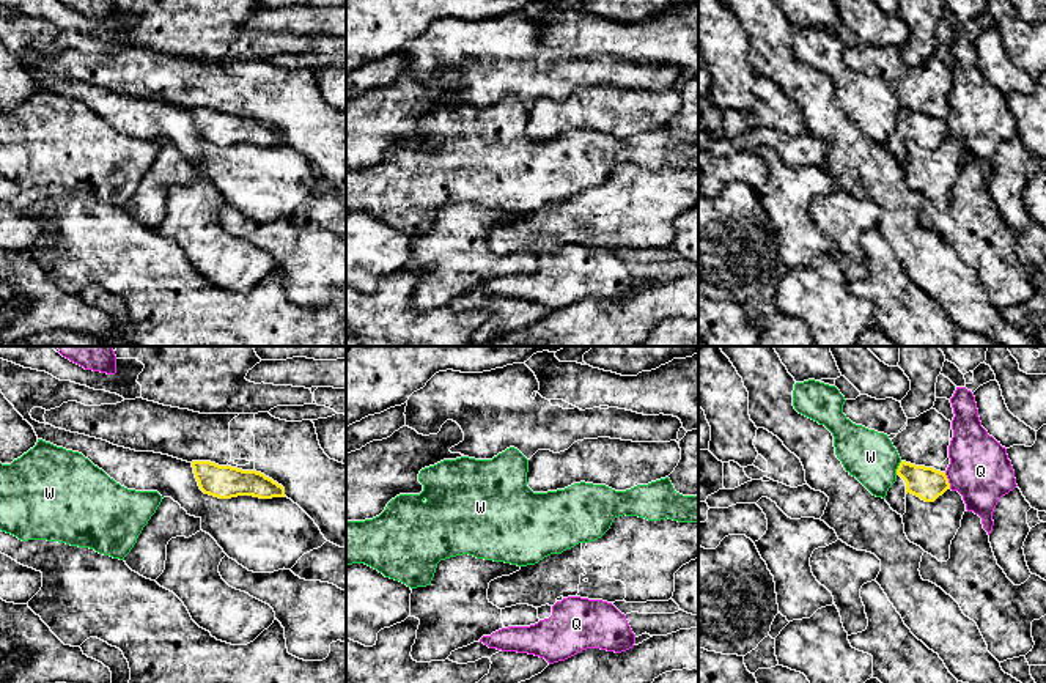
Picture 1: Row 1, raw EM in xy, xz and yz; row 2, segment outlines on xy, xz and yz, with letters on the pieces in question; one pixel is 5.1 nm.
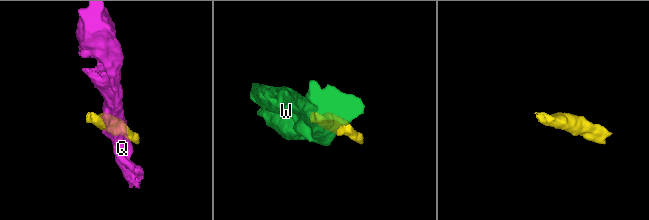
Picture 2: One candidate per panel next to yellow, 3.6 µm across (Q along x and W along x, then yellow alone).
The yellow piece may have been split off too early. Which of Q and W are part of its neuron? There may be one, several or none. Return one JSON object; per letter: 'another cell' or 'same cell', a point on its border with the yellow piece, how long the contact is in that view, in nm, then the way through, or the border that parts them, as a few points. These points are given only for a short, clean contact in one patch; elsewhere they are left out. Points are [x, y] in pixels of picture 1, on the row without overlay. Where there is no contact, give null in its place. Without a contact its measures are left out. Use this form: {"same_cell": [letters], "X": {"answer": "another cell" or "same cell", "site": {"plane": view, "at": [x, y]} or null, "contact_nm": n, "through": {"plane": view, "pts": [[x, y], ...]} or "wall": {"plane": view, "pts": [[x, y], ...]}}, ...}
{"same_cell": [], "Q": {"answer": "another cell", "site": {"plane": "yz", "at": [947, 128]}, "contact_nm": 90}, "W": {"answer": "another cell", "site": {"plane": "yz", "at": [898, 115]}, "contact_nm": 80, "wall": {"plane": "yz", "pts": [[902, 109], [895, 121]]}}}

